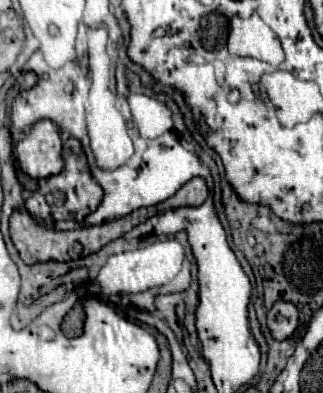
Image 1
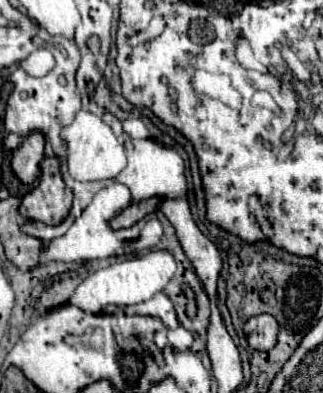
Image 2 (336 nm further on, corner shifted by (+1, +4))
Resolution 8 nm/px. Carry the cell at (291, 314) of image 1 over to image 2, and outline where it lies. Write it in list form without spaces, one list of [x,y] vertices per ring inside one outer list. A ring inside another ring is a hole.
[[[258,314],[246,322],[244,332],[250,348],[270,350],[278,340],[278,320],[270,314]]]

